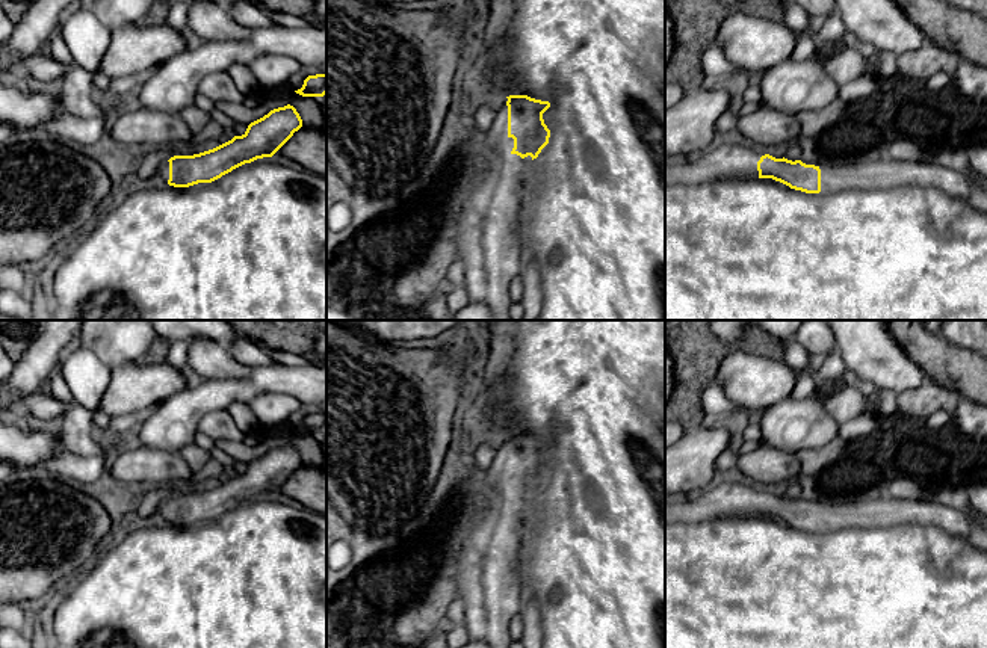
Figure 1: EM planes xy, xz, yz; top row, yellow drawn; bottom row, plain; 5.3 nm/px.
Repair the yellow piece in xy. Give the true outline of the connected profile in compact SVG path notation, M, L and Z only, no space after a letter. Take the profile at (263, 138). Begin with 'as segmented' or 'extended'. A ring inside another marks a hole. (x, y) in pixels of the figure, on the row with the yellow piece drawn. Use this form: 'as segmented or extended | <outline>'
extended | M293 106L274 109L251 122L242 136L200 154L163 162L159 178L174 187L212 183L245 163L272 157L301 127L302 119Z

